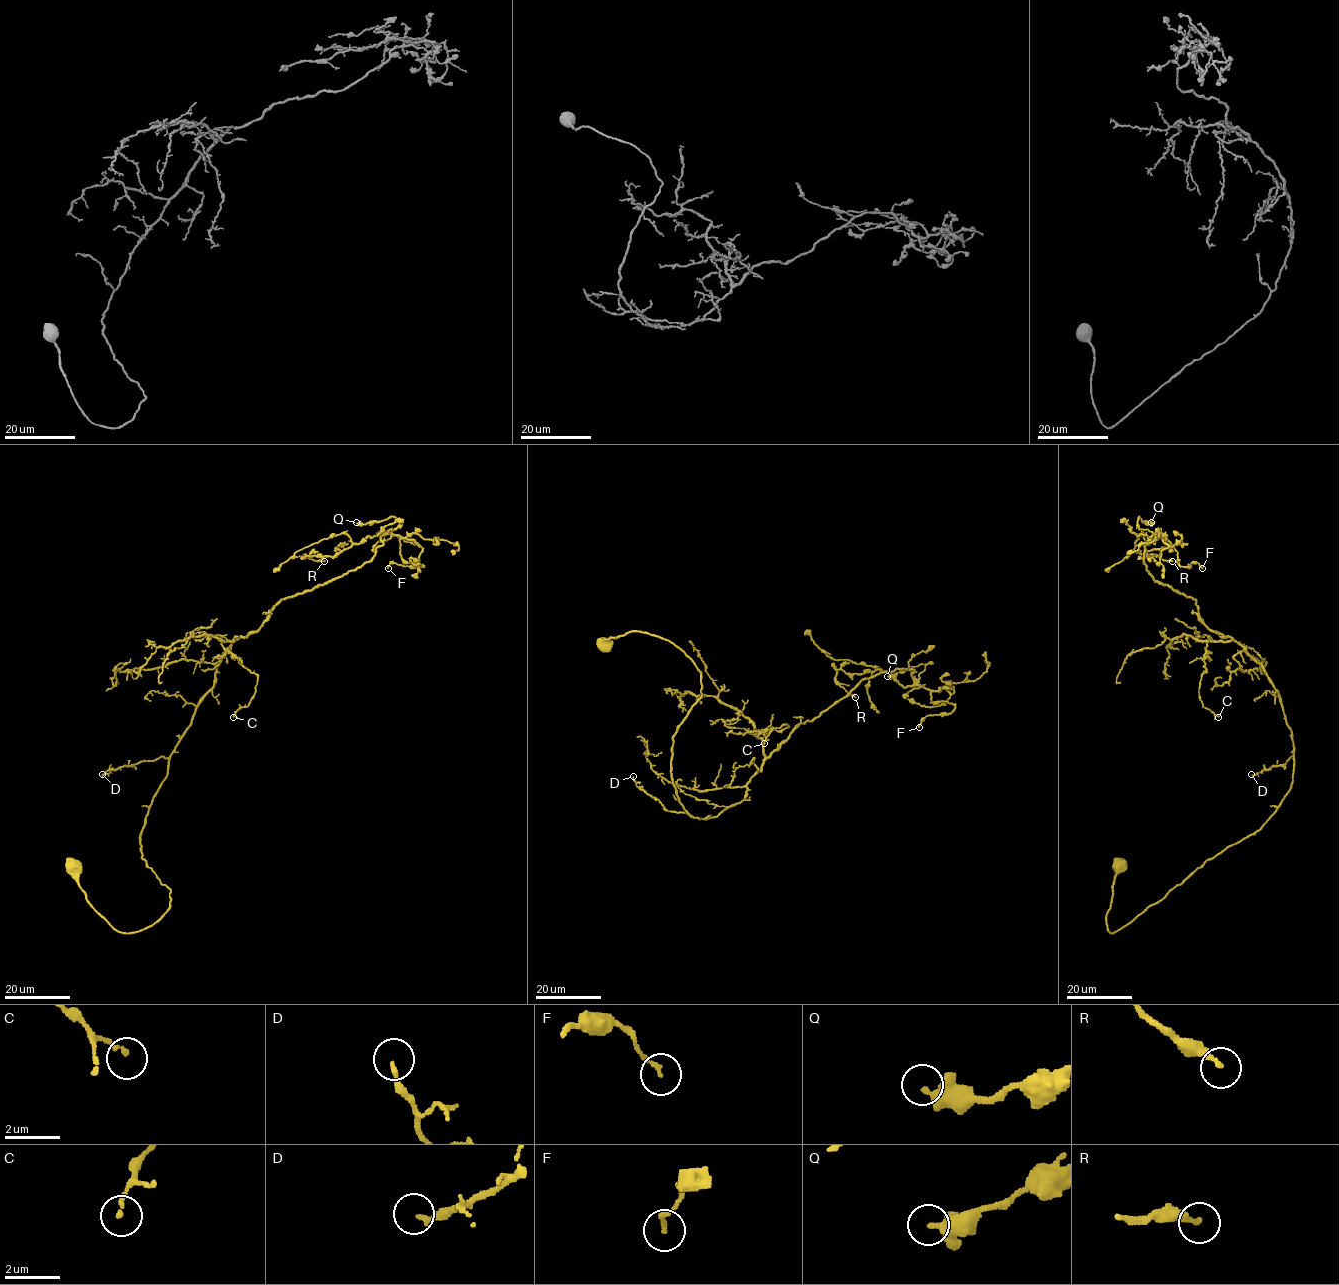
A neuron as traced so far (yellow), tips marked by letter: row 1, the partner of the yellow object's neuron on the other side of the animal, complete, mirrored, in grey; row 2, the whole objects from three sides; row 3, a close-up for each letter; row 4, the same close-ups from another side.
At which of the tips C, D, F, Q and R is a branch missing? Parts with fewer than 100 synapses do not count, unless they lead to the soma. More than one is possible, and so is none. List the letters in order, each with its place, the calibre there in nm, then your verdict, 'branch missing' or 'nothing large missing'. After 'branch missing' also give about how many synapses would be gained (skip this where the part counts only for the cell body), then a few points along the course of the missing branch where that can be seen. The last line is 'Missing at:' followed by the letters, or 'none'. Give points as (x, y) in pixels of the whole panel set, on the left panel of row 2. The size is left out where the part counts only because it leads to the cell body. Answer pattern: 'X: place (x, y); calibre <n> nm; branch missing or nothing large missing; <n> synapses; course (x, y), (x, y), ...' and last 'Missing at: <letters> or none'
C: place (233, 717); calibre 140 nm; nothing large missing
D: place (102, 774); calibre 160 nm; nothing large missing
F: place (388, 568); calibre 180 nm; nothing large missing
Q: place (356, 522); calibre 400 nm; nothing large missing
R: place (324, 561); calibre 240 nm; nothing large missing
Missing at: none

